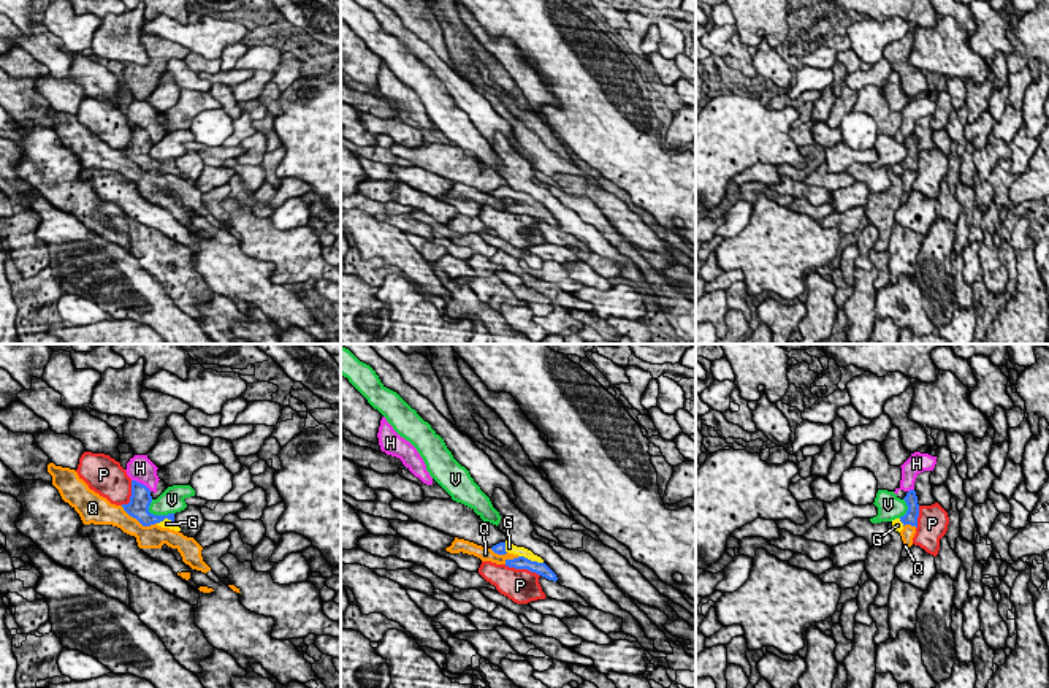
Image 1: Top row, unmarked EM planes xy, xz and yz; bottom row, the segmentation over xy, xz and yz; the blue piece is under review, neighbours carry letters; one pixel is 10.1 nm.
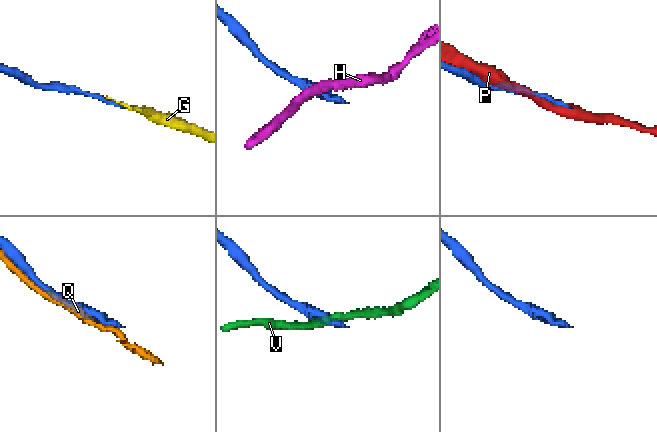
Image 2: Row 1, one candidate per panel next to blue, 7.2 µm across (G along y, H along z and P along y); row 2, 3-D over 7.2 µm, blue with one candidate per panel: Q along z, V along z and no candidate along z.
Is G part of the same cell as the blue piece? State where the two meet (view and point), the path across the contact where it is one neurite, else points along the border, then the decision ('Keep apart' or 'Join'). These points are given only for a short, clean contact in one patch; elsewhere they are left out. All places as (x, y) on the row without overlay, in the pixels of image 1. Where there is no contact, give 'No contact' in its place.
Touches blue at xz (530, 205). Join

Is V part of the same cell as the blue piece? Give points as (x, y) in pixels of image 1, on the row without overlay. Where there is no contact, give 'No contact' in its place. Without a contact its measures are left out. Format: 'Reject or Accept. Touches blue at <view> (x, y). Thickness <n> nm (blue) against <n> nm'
Reject. Touches blue at xy (159, 160). Thickness 220 nm (blue) against 240 nm

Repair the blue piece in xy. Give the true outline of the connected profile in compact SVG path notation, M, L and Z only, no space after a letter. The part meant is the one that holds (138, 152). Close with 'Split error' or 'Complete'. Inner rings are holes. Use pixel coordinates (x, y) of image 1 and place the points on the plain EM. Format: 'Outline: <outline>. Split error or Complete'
Outline: M132 125L132 141L128 149L122 149L124 155L136 163L143 171L158 170L162 173L170 173L174 176L181 176L179 170L174 166L174 159L168 160L154 160L149 157L149 151L152 147L151 135Z. Split error

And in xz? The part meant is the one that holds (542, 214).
Outline: M505 185L493 190L491 195L498 200L505 200L507 197L513 198L513 204L505 204L505 211L509 212L528 214L548 225L558 225L556 219L544 208L544 204L524 192L517 192L512 187Z. Split error

